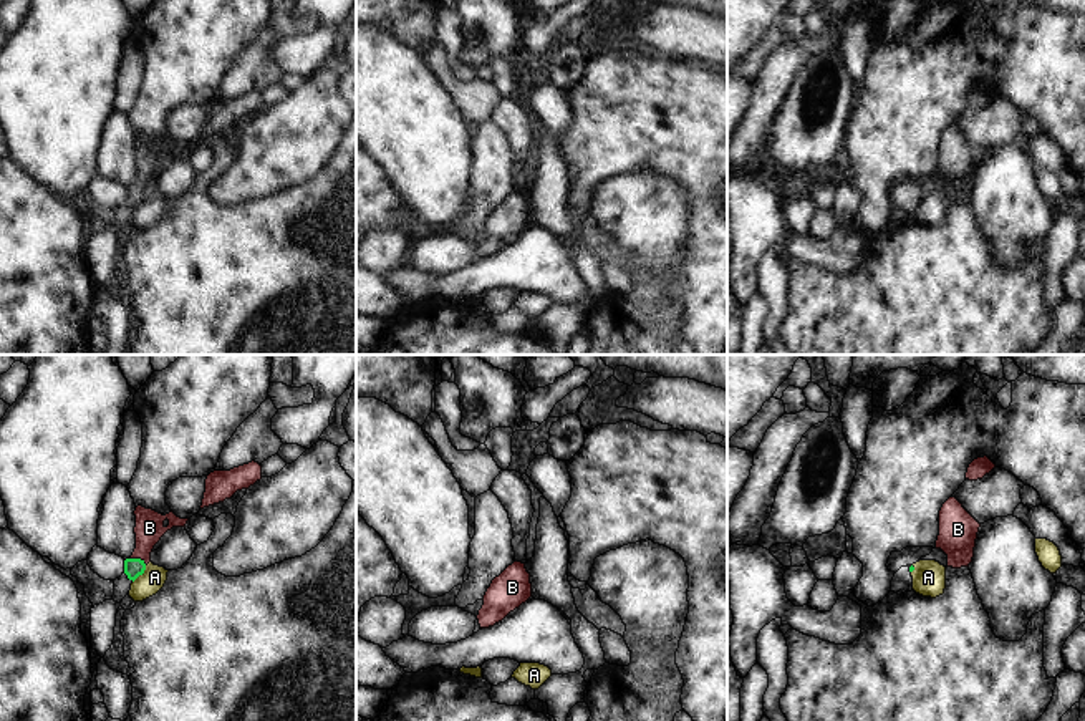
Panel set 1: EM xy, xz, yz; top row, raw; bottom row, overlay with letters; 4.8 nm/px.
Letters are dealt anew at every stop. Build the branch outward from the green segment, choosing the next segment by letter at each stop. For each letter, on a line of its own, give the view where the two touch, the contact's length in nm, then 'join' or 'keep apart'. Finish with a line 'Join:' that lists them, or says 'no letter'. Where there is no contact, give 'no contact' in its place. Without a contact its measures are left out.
A: xy | 110 nm | keep apart
B: xy | 90 nm | join
Join: B

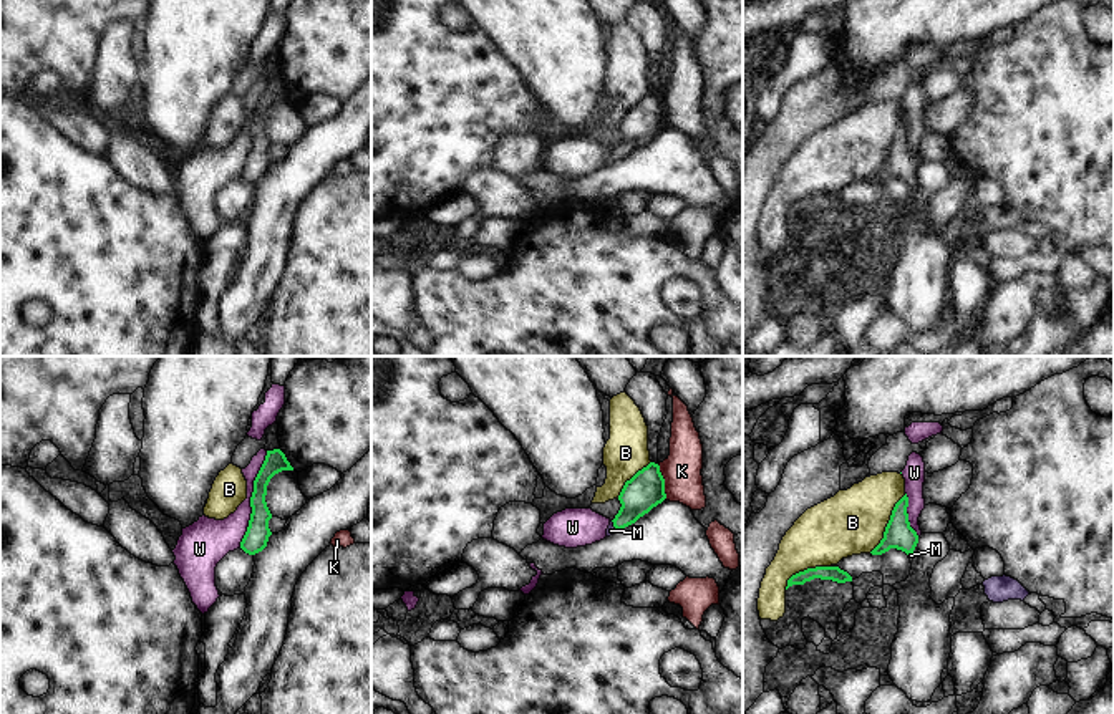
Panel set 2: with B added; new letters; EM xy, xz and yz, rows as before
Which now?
B: yz | 340 nm | keep apart
K: xz | 180 nm | keep apart
M: xz | 60 nm | join
W: xy | 480 nm | keep apart
Join: M

